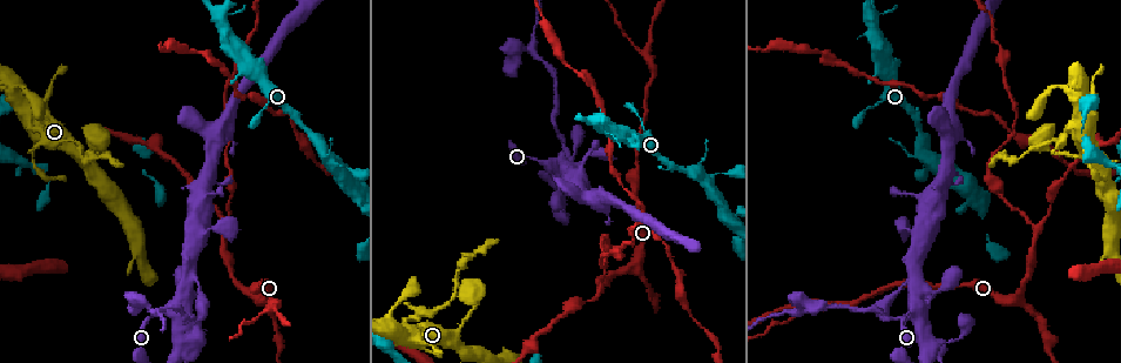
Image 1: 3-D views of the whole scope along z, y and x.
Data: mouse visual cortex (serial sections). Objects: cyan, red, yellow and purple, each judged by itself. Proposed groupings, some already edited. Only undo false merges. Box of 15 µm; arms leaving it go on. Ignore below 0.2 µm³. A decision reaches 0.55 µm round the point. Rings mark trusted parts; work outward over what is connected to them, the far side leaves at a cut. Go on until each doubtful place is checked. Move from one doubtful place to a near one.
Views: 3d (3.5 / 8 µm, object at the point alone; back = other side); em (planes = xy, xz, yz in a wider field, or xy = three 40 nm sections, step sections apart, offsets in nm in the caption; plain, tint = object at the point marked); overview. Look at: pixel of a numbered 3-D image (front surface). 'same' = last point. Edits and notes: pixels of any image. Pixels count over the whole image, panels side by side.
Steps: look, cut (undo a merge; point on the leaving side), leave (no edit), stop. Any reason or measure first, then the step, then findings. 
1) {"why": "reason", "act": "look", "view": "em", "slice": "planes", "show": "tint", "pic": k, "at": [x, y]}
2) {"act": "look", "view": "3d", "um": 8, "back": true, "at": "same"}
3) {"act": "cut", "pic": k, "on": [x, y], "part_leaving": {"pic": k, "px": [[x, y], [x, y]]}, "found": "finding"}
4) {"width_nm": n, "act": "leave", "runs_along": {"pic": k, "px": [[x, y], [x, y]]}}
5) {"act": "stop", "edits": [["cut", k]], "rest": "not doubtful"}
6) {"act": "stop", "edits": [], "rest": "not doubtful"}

{"why": "a fork", "act": "look", "view": "3d", "um": 3.5, "pic": 1, "at": [1034, 235]}

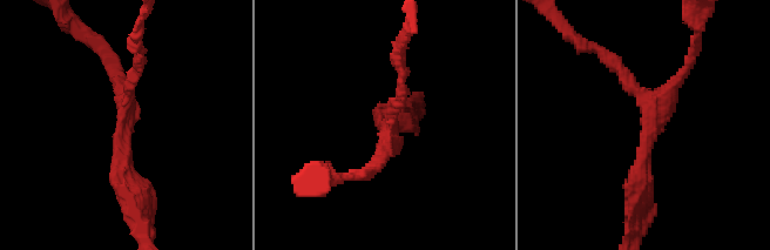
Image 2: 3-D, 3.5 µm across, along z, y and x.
{"arms": 3, "arm_widths_nm": [200, 200, 250], "act": "look", "view": "em", "slice": "planes", "show": "tint", "pic": 2, "at": [651, 120]}

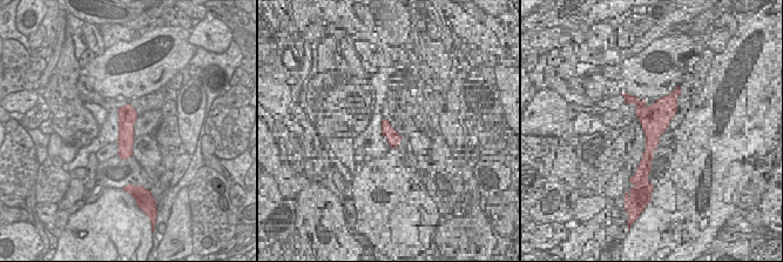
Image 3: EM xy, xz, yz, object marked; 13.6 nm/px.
{"width_nm": 260, "act": "leave", "runs_along": {"pic": 2, "px": [[637, 197], [650, 122], [689, 60]]}, "found": "all the same cell"}

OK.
{"why": "three-way junction", "act": "look", "view": "3d", "um": 3.5, "pic": 1, "at": [195, 322]}

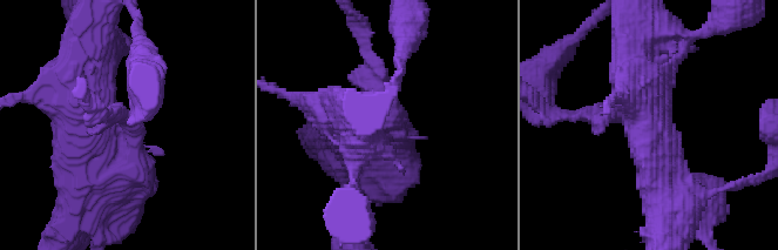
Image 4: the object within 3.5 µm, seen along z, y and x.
{"why": "now the EM", "act": "look", "view": "em", "slice": "xy", "step": 2, "show": "tint", "at": "same"}

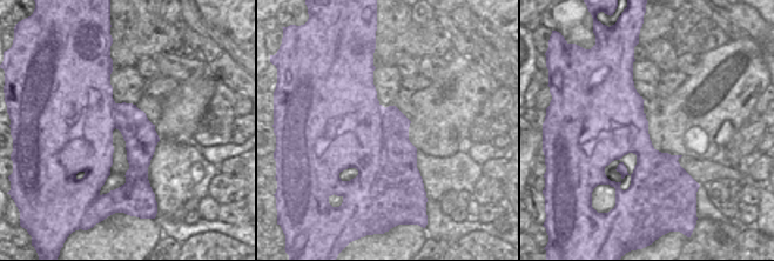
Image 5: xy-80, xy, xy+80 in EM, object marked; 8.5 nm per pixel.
{"act": "cut", "pic": 4, "on": [140, 149], "found": "two cells meet here"}

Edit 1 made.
{"why": "three-way junction", "act": "look", "view": "3d", "um": 3.5, "pic": 1, "at": [267, 308]}

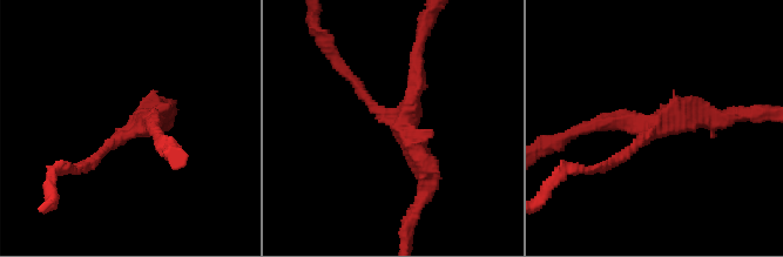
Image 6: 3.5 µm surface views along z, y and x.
{"arms": 3, "arm_widths_nm": [150, 200, 250], "why": "shape alone is not enough", "act": "look", "view": "em", "slice": "xy", "step": 3, "show": "tint", "pic": 6, "at": [401, 125]}

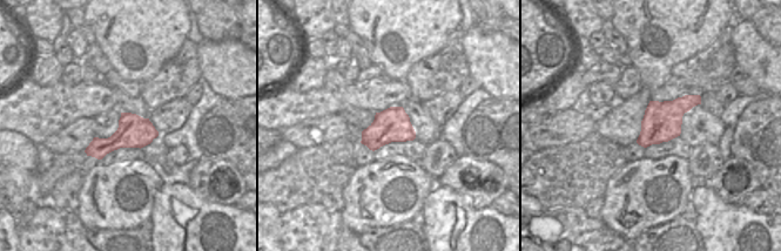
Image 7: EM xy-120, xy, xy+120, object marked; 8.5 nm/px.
{"act": "leave", "runs_along": {"pic": 6, "px": [[426, 188], [402, 124], [416, 49]]}, "found": "one cell here"}

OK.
{"act": "stop", "edits": [["cut", 4]], "rest": "not doubtful"}

